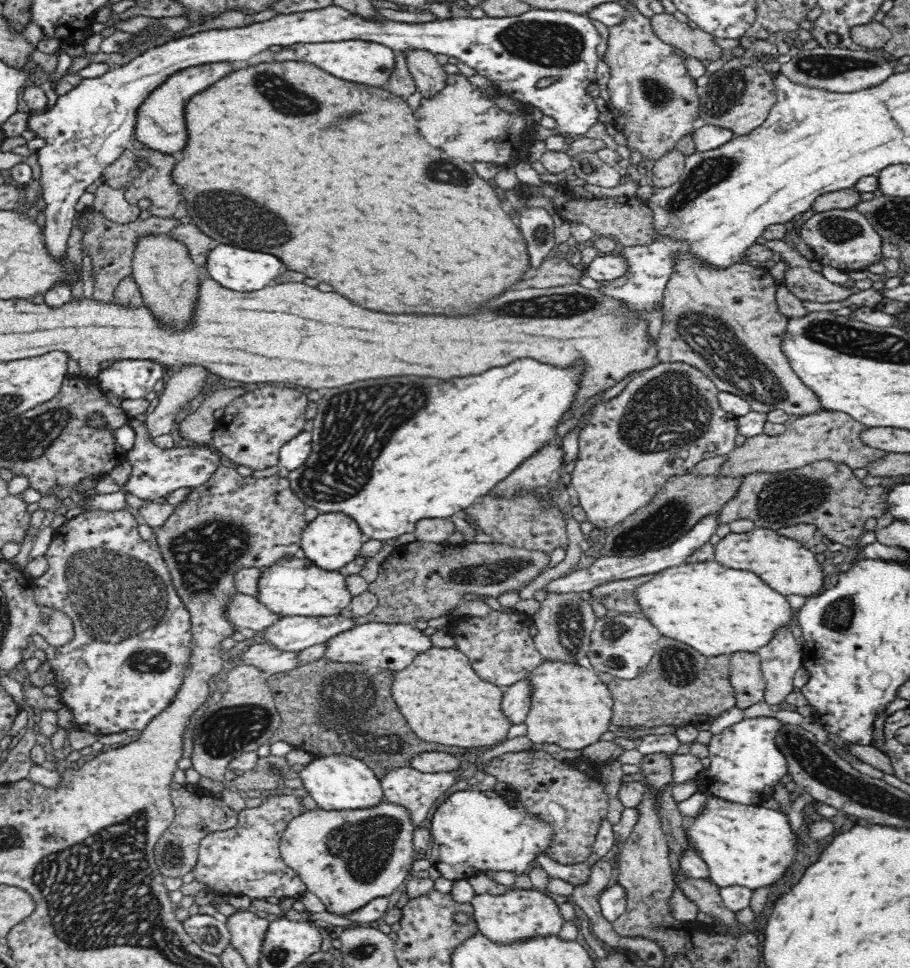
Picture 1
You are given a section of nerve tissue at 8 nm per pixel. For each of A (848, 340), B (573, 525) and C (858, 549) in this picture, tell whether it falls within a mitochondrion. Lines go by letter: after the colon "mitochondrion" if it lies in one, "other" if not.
A: mitochondrion
B: other
C: other

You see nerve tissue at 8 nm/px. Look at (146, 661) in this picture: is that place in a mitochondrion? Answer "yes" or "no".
yes

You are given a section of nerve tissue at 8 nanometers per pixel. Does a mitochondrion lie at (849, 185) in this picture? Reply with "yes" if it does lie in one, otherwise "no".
no

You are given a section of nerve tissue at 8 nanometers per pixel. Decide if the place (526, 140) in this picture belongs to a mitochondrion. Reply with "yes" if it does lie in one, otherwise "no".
no

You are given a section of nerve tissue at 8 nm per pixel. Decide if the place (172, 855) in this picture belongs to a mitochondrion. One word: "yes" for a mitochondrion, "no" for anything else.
yes

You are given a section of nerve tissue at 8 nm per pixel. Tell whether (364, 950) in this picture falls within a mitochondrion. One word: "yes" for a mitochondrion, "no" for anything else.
yes

